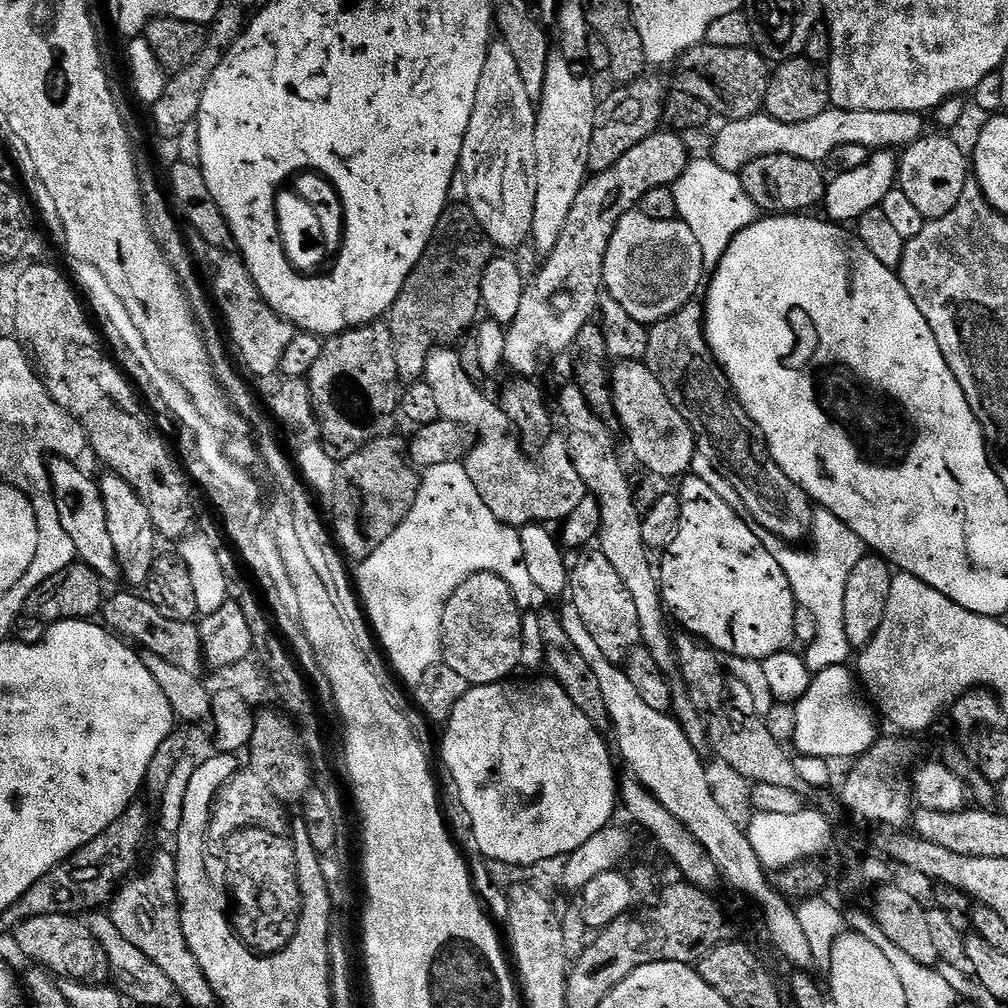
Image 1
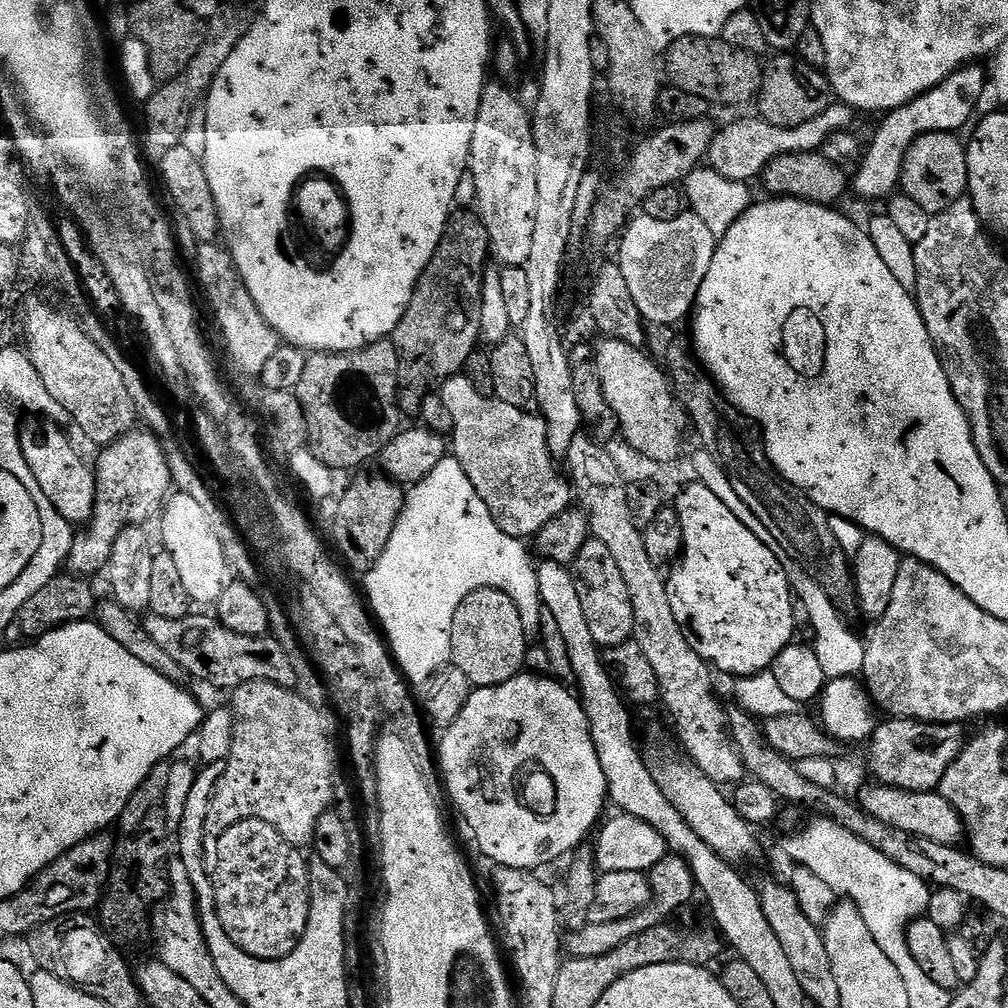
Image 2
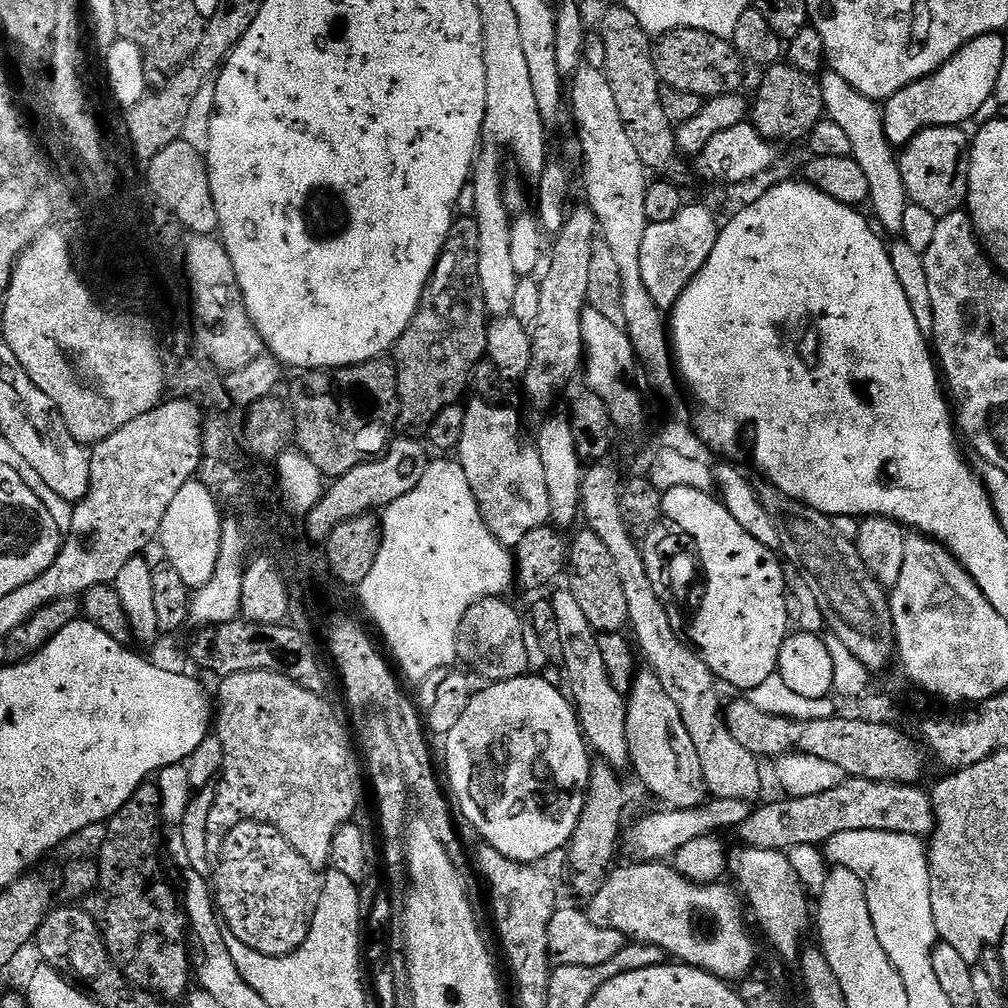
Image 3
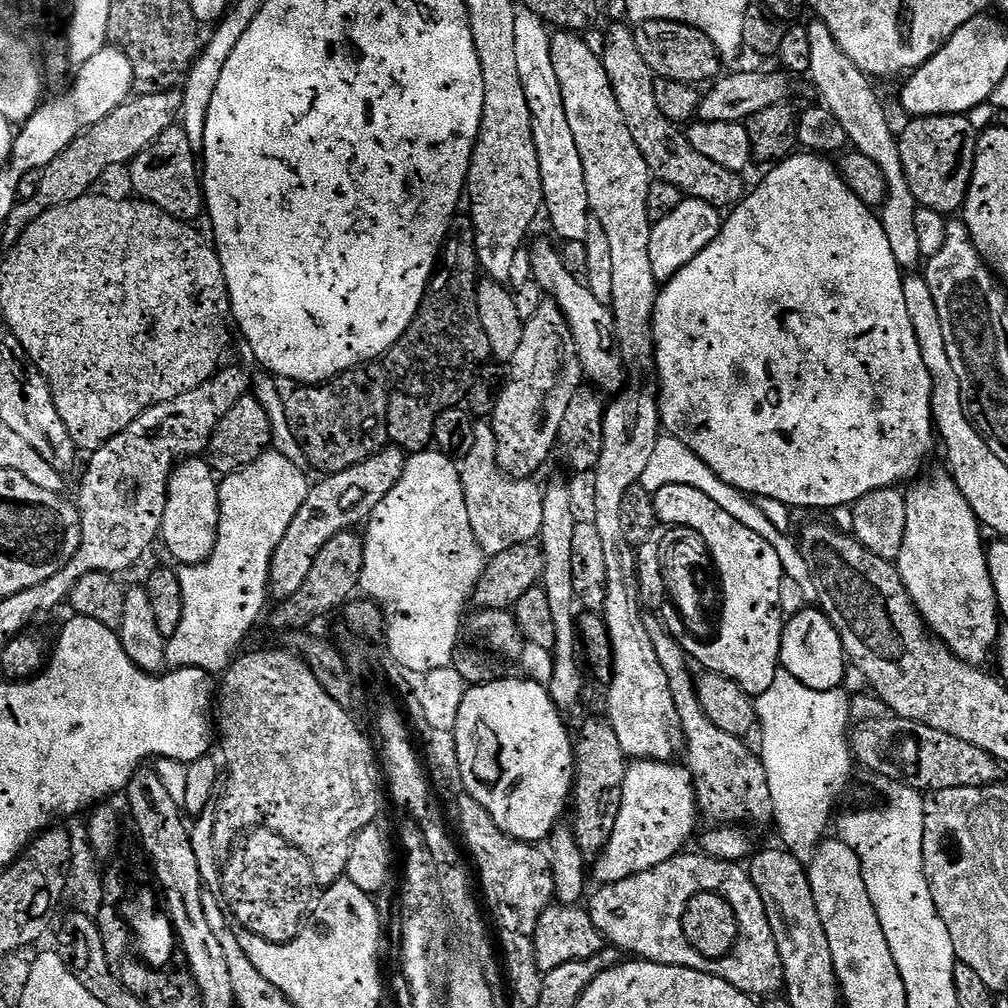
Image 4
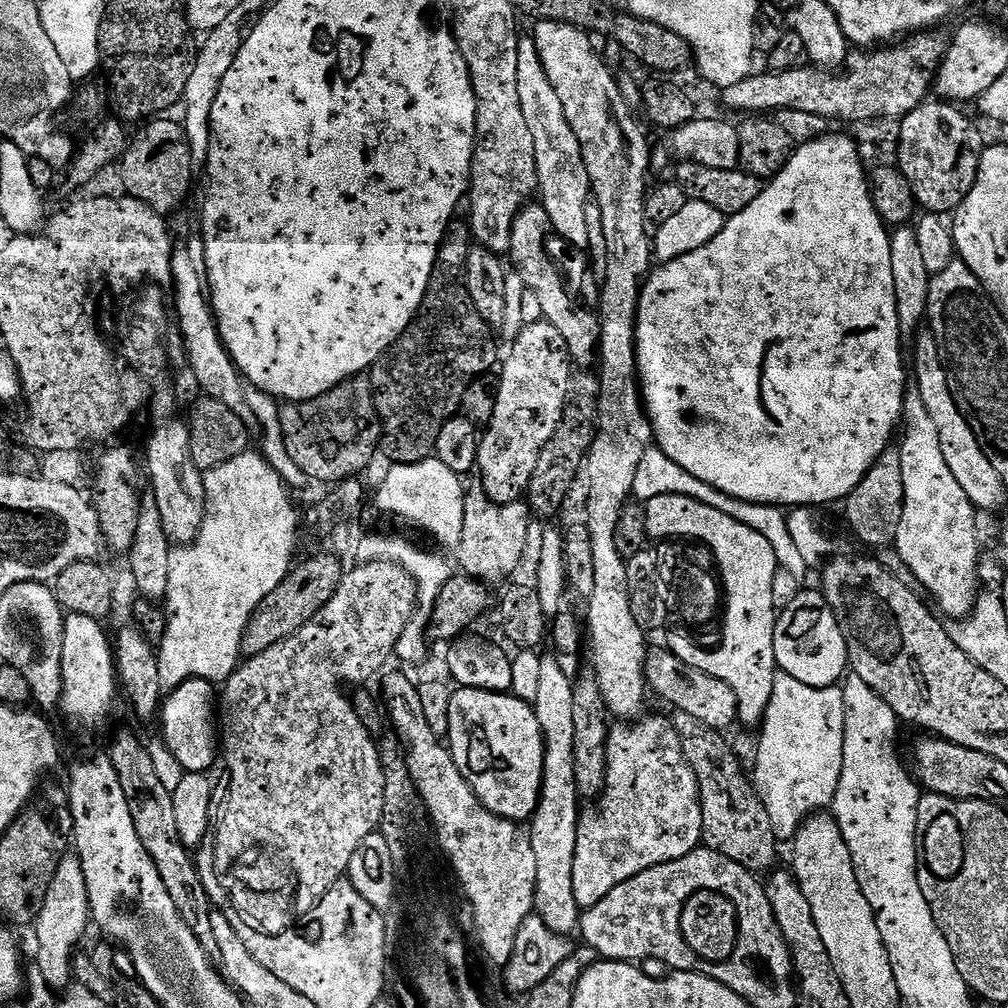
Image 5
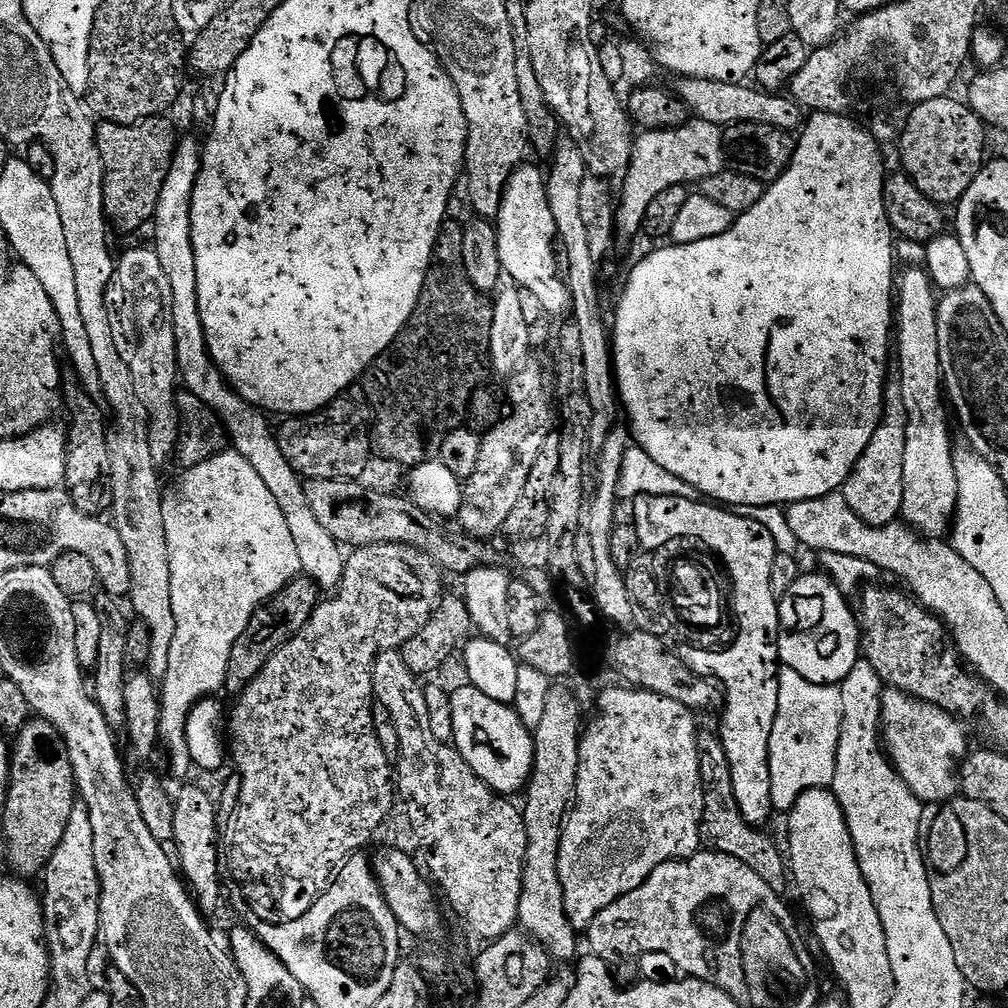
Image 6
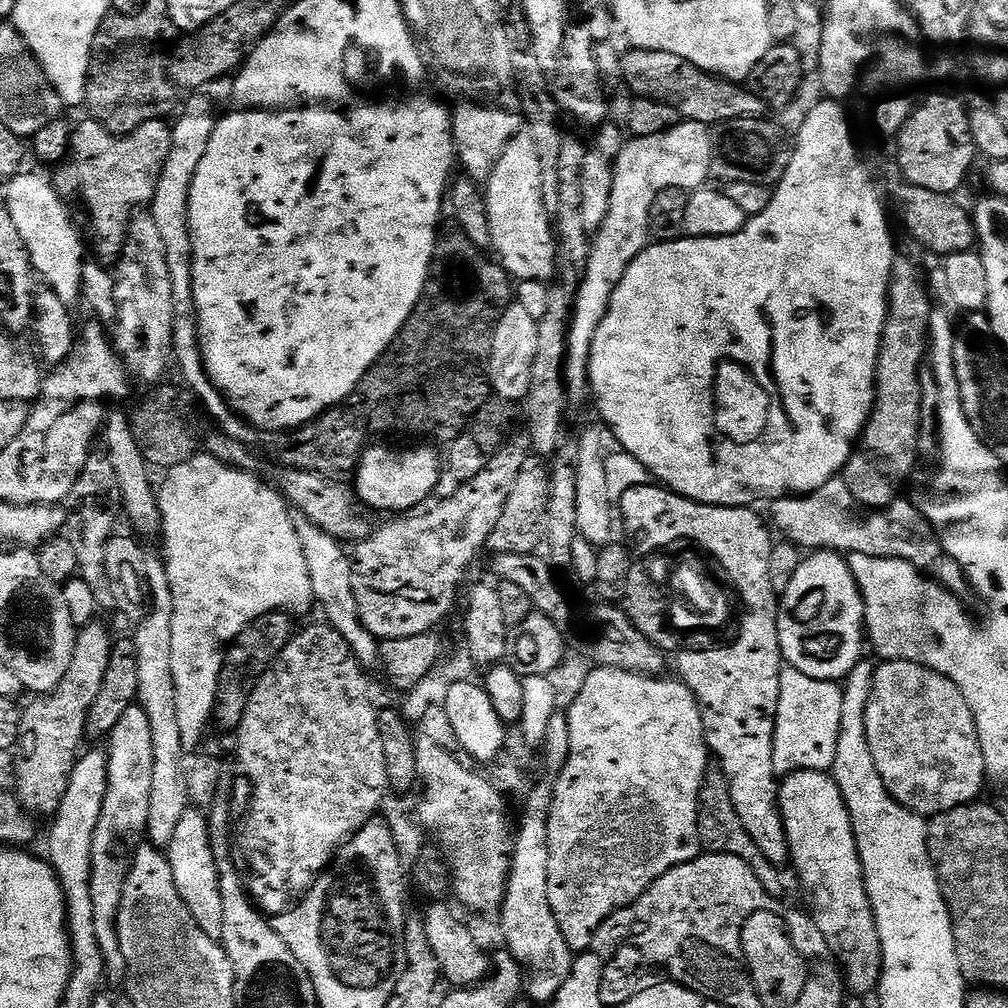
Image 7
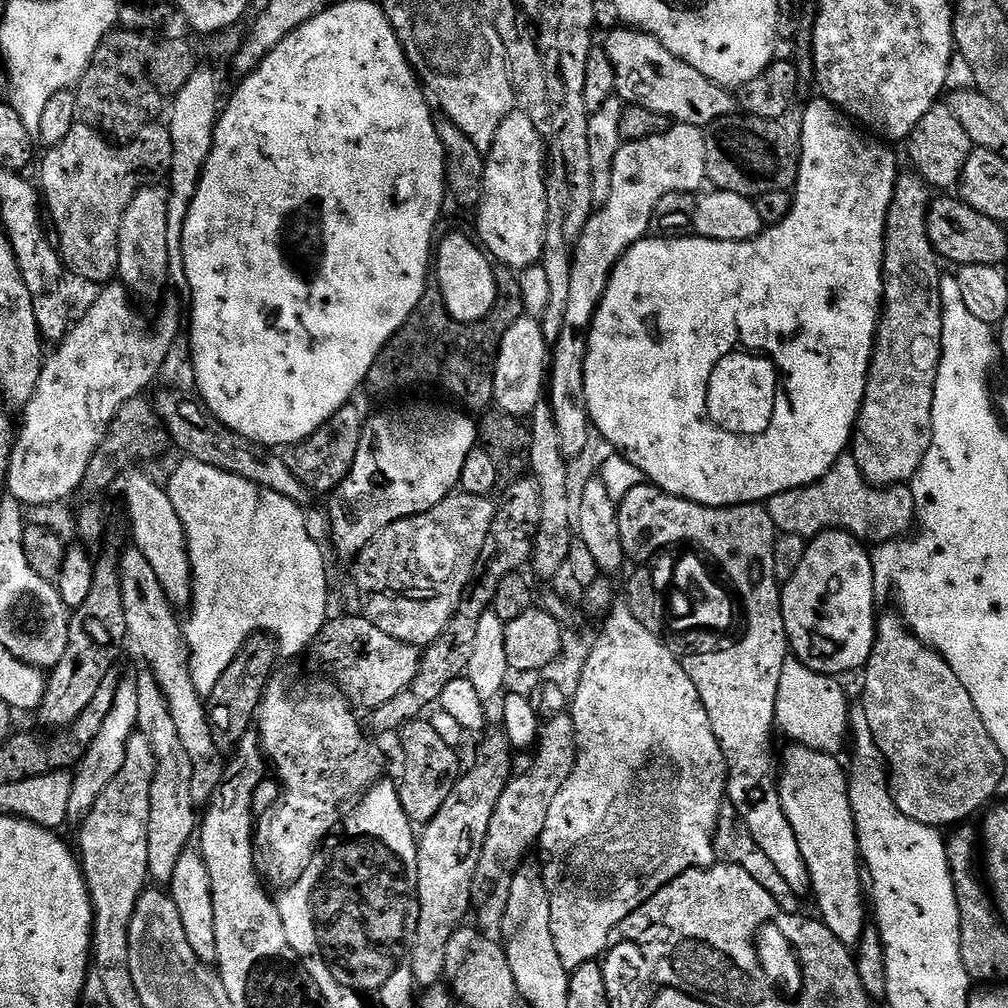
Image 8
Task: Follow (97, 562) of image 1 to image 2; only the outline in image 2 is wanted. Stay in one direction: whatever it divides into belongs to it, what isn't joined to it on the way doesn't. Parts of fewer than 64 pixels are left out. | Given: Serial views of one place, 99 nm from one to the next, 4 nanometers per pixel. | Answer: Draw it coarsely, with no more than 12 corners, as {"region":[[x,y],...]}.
{"region":[[43,419],[20,430],[26,466],[73,526],[87,525],[96,478]]}

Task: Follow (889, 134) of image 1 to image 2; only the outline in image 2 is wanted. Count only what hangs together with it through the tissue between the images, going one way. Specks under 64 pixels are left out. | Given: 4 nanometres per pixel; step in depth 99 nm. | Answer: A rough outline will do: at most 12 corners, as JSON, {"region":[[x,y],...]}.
{"region":[[833,102],[797,128],[759,118],[717,131],[706,160],[722,178],[752,182],[774,158],[817,151],[851,129]]}

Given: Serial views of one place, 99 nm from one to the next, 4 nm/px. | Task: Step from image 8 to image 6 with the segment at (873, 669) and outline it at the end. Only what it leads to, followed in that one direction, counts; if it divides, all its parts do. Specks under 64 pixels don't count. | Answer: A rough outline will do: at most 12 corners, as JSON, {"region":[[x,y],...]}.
{"region":[[885,687],[882,743],[920,803],[960,792],[965,721]]}

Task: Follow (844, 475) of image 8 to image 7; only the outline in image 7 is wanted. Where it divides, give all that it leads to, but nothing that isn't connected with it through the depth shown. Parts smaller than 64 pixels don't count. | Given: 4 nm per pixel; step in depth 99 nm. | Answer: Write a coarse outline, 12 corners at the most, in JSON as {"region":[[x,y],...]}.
{"region":[[842,478],[771,501],[801,550],[898,558],[949,592],[969,587],[904,498],[861,507]]}

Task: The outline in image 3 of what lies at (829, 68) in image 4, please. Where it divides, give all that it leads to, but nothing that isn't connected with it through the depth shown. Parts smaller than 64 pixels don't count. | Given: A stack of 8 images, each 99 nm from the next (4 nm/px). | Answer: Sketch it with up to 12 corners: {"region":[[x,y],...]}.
{"region":[[846,78],[819,81],[827,119],[870,182],[867,203],[899,234],[910,201],[881,105]]}

